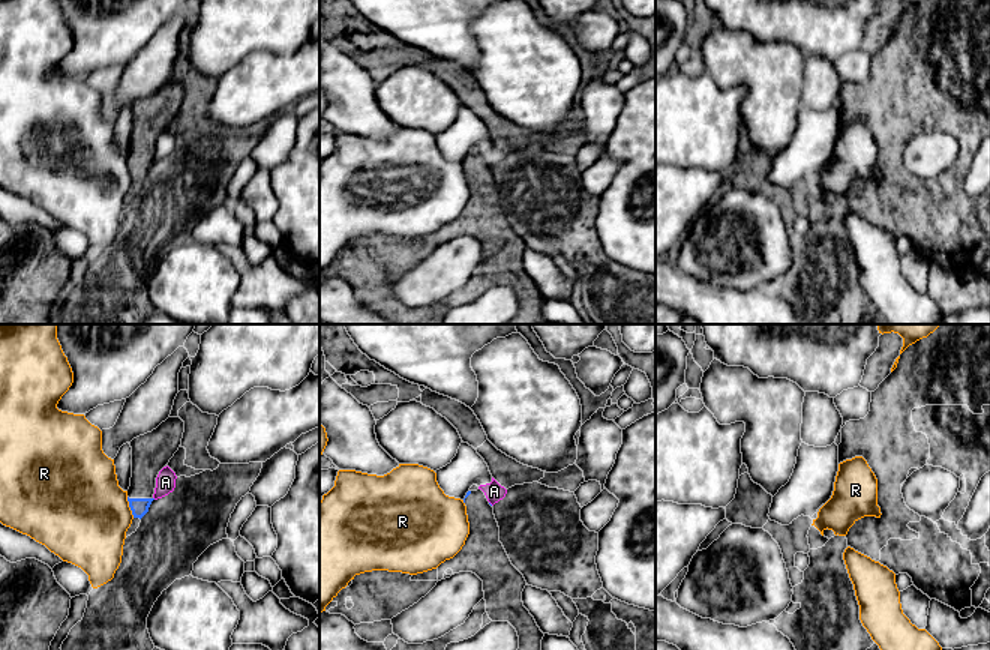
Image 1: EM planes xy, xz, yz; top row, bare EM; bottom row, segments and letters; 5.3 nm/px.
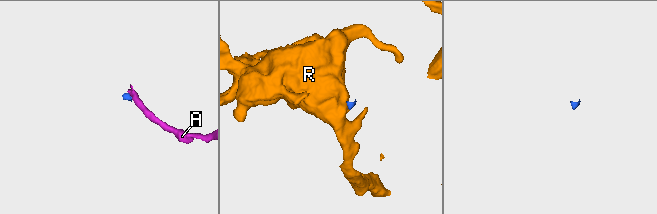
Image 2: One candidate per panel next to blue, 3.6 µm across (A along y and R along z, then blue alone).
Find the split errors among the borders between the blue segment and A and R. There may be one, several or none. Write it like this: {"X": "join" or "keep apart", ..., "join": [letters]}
{"A": "keep apart", "R": "keep apart", "join": []}

